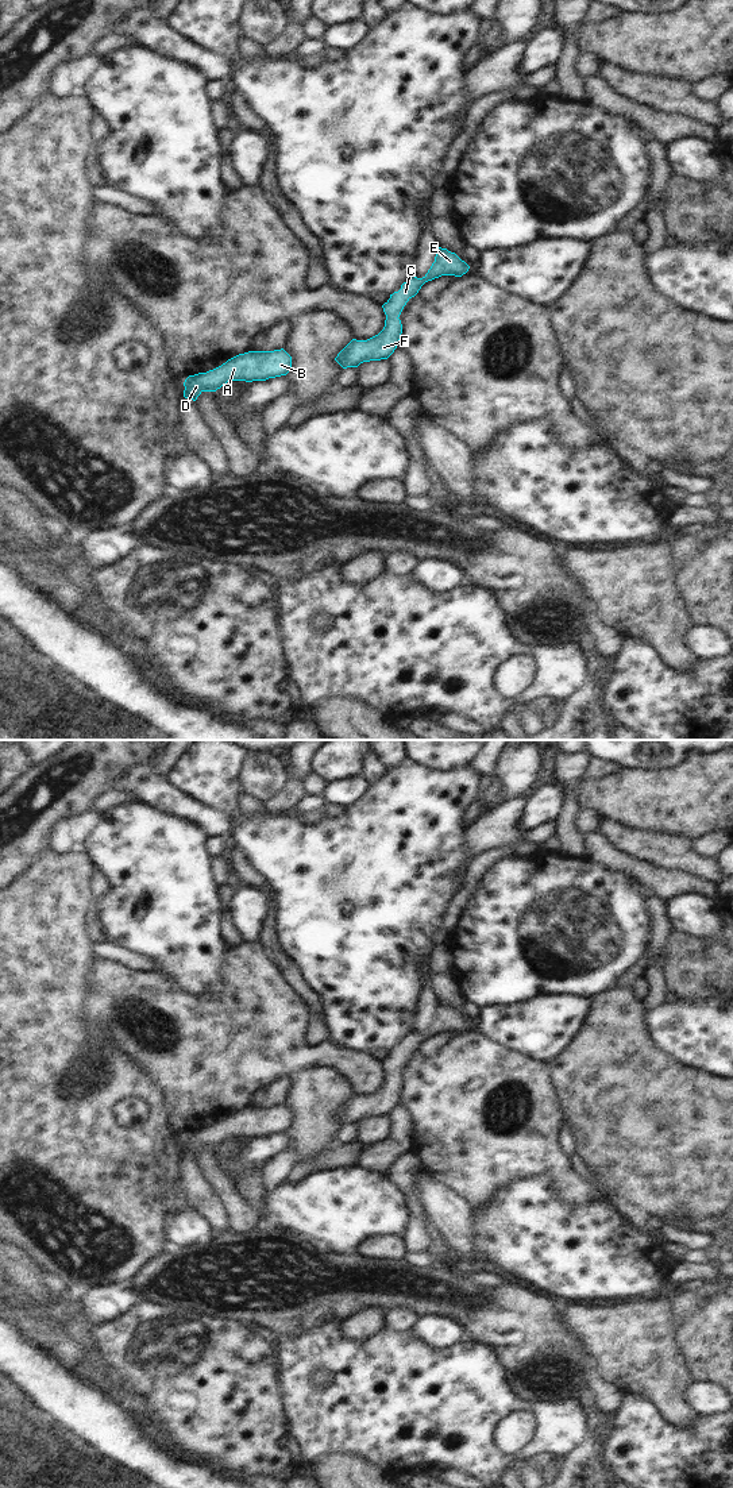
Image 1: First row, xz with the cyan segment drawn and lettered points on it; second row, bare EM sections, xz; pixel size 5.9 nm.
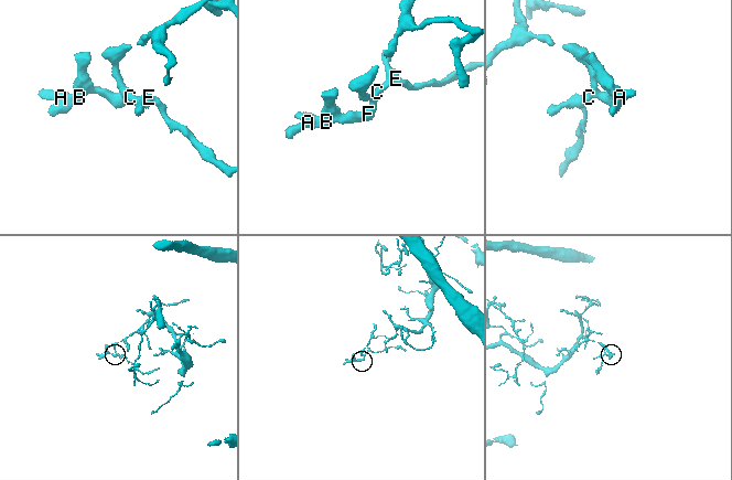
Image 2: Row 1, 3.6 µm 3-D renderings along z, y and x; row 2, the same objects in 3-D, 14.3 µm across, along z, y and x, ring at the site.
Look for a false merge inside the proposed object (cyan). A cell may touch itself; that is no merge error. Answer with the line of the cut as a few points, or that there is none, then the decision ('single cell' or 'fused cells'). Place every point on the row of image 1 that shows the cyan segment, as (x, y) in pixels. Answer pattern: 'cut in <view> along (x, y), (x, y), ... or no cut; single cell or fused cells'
no cut; single cell

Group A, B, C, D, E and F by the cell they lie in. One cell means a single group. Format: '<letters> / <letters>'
A B C D E F

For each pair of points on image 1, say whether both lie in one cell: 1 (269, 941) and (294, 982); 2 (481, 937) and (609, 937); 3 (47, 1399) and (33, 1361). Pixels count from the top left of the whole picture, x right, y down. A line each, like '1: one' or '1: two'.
1: one
2: one
3: one

